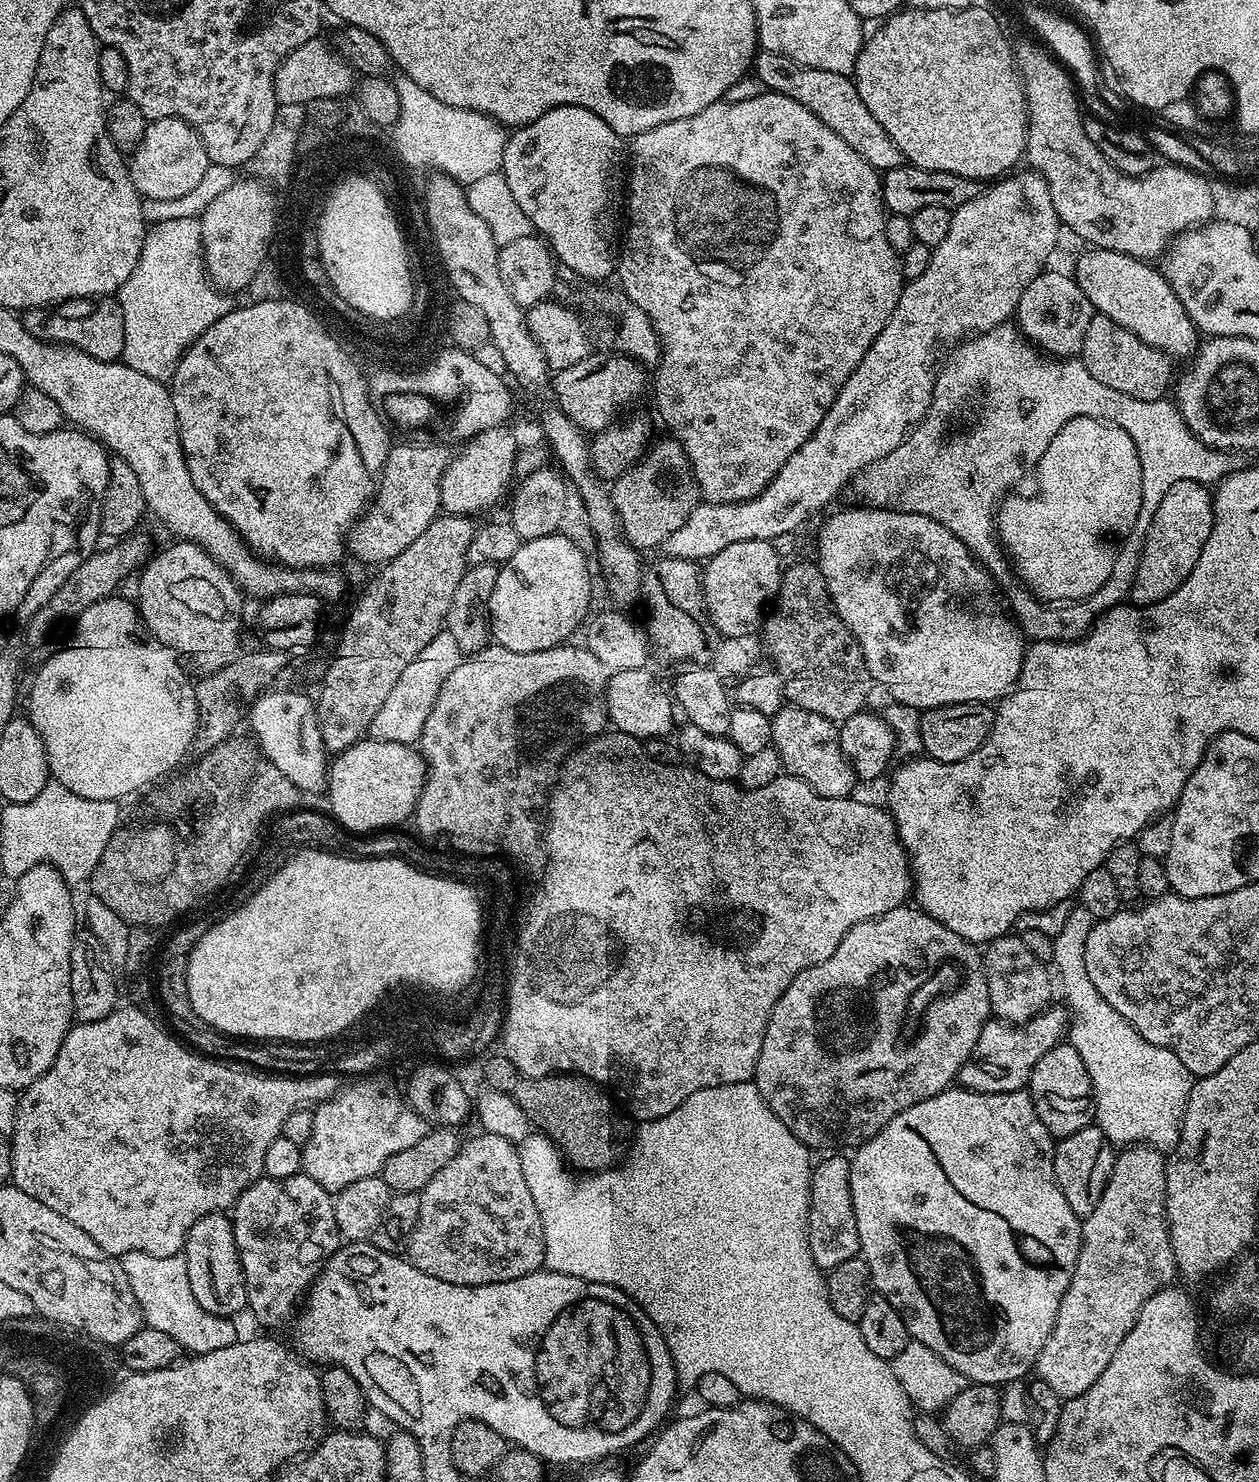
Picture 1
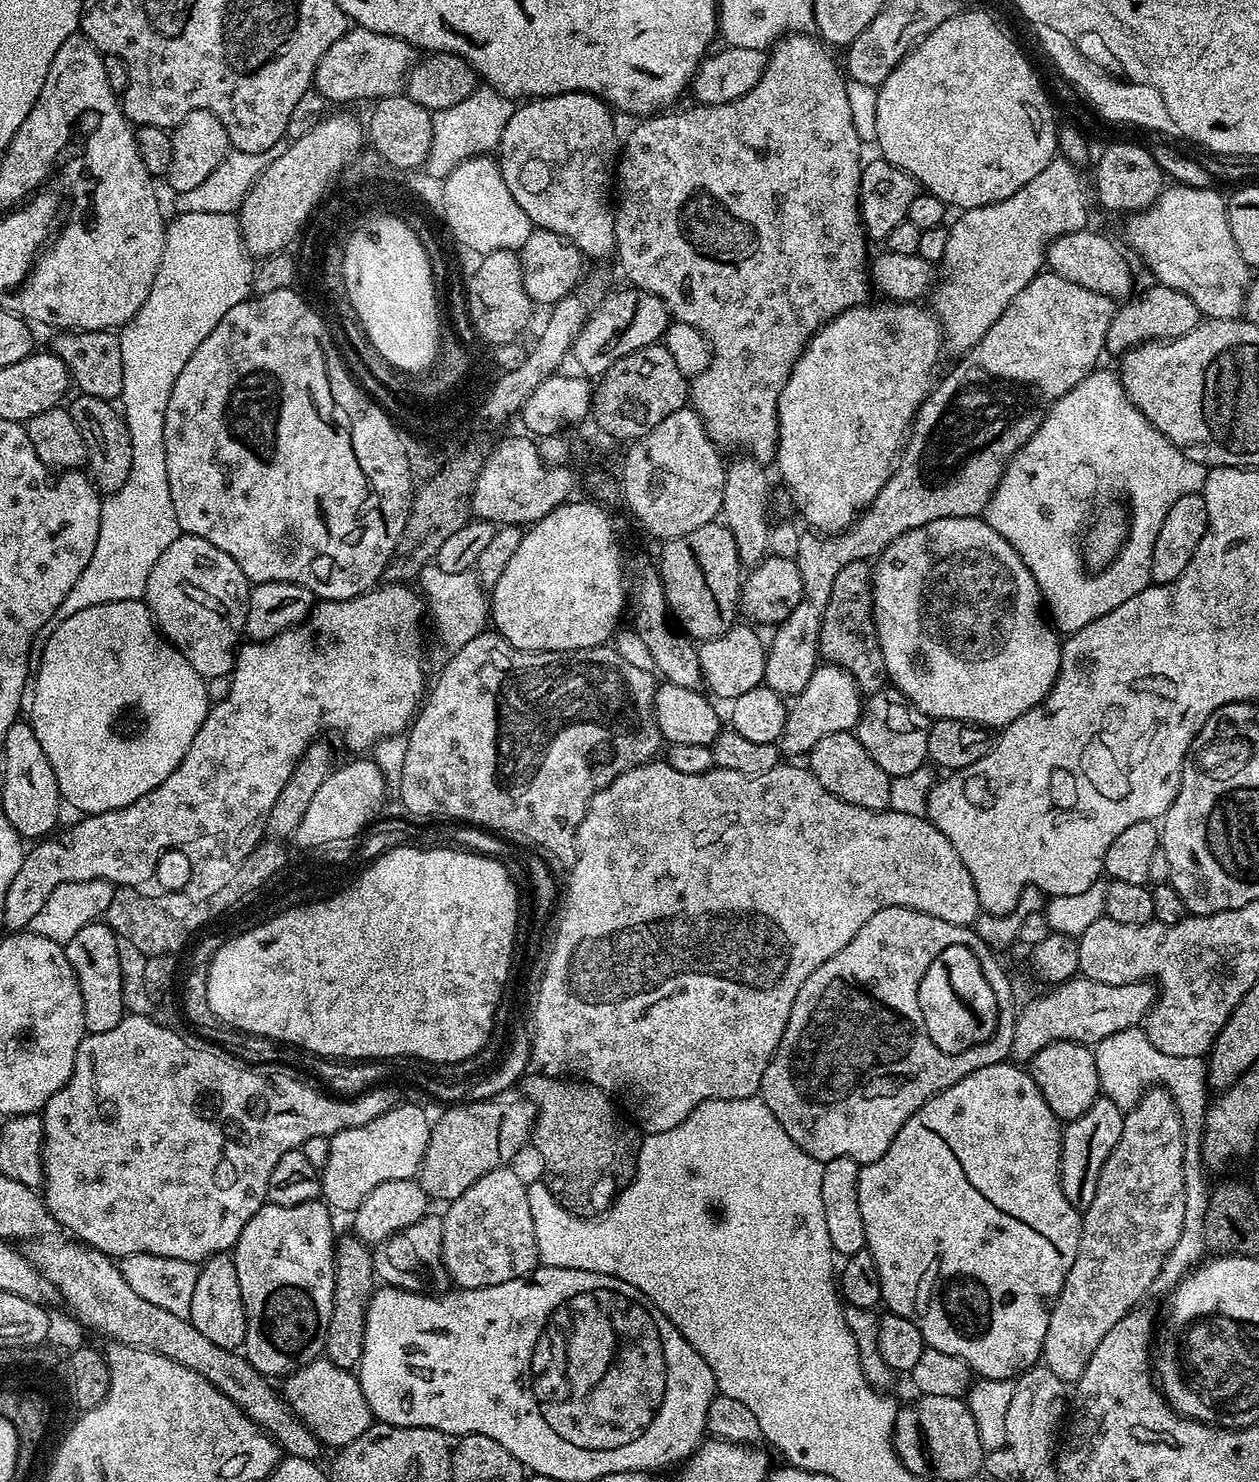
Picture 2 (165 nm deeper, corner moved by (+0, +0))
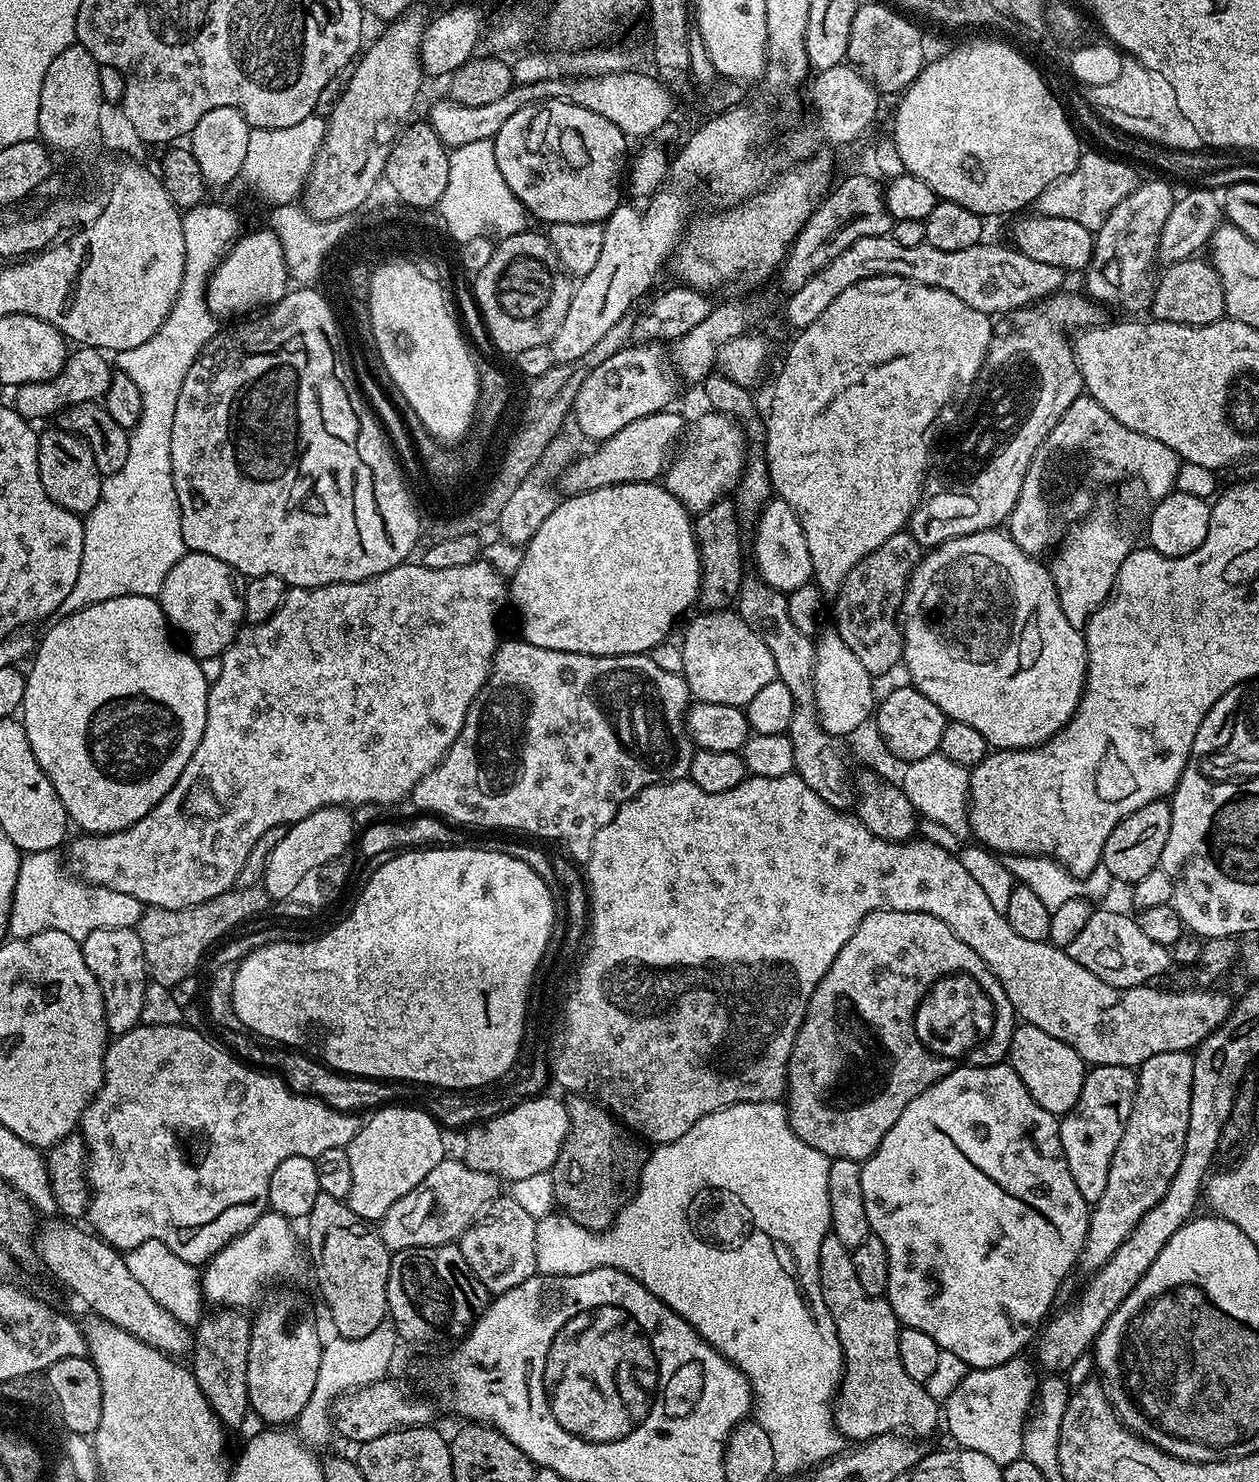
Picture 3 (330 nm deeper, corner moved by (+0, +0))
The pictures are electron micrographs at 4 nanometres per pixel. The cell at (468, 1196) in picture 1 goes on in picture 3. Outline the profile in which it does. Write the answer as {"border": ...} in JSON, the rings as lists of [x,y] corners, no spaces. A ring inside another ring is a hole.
{"border":[[[501,1194],[484,1209],[482,1215],[477,1219],[475,1224],[461,1234],[458,1247],[462,1250],[462,1258],[466,1258],[470,1270],[486,1286],[489,1294],[499,1294],[506,1290],[514,1290],[514,1286],[522,1286],[532,1276],[537,1275],[536,1255],[534,1254],[534,1234],[536,1233],[537,1219],[526,1213],[525,1208],[518,1206],[518,1202],[510,1194]]]}

